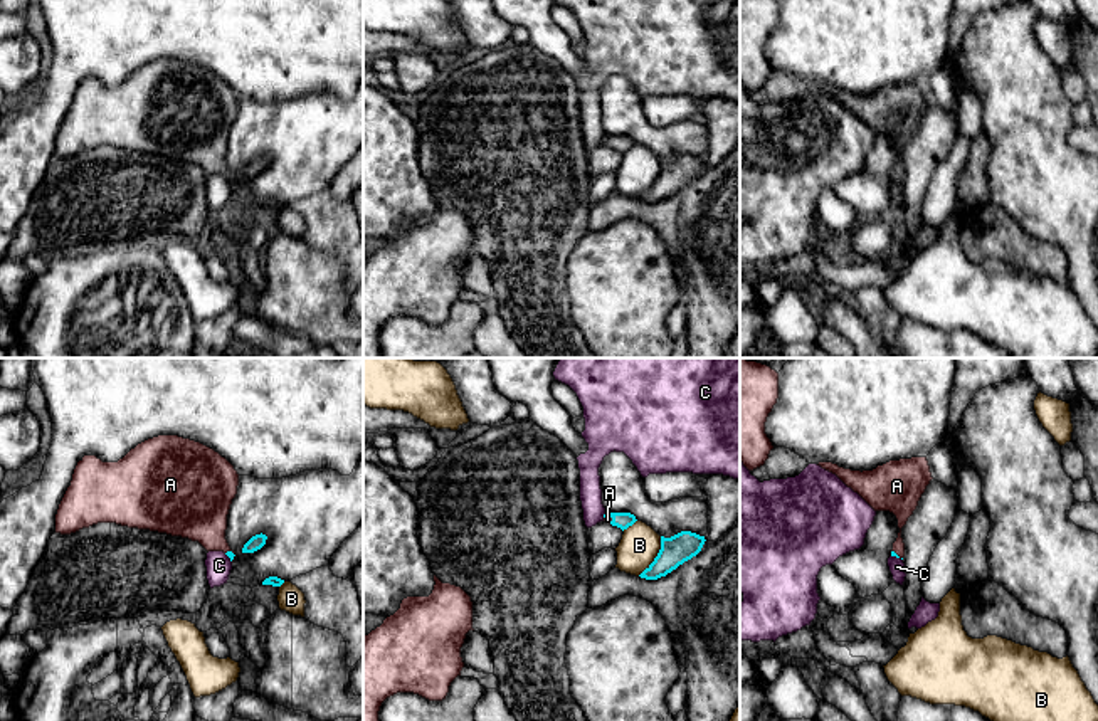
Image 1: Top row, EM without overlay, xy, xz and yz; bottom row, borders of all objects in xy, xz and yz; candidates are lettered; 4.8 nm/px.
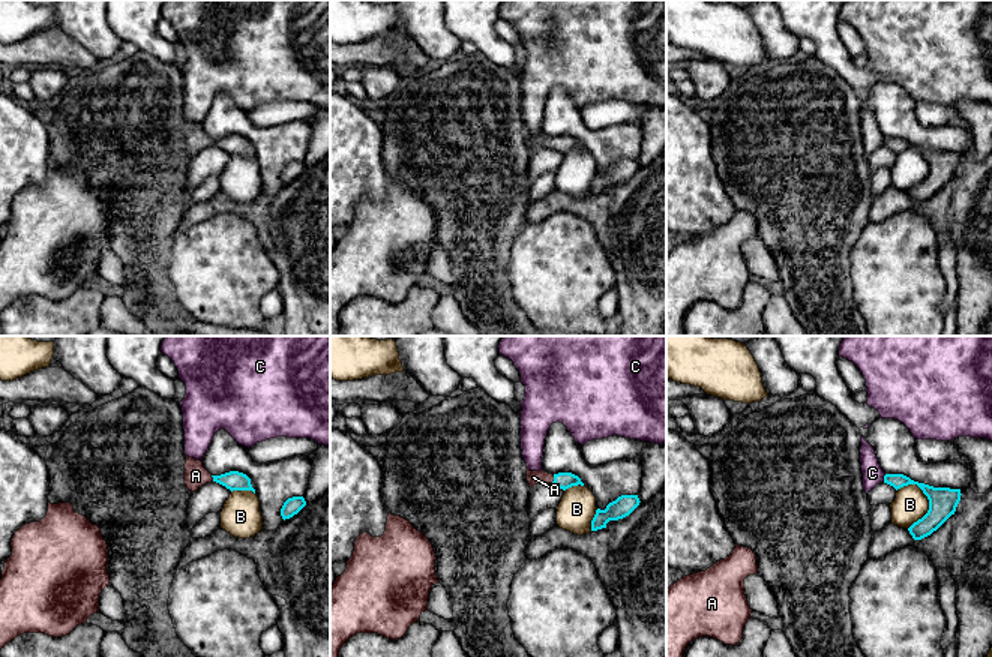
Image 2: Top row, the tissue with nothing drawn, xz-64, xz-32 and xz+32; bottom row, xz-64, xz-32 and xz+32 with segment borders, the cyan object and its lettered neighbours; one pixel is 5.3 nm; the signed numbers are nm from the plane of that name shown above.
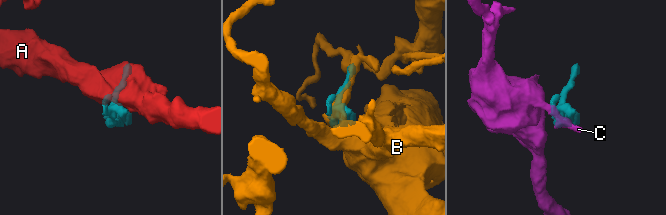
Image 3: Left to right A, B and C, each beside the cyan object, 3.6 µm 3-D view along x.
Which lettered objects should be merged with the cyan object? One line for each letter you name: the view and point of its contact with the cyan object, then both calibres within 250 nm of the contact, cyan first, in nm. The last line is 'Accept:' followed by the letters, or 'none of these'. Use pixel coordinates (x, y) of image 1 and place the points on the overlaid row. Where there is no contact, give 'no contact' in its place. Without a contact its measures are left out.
A: xz (609, 516) | 80/20 nm
Accept: A

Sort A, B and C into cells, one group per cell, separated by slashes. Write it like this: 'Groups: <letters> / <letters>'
Groups: A / B / C

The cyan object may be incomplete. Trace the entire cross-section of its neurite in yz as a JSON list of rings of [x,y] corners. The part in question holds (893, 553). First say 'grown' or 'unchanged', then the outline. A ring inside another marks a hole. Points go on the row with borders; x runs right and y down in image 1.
grown | [[[926,457],[889,460],[873,471],[851,471],[832,462],[819,462],[822,469],[836,474],[847,487],[858,492],[874,511],[889,511],[898,519],[898,538],[891,556],[905,556],[901,528],[918,506],[930,484],[932,472]]]

